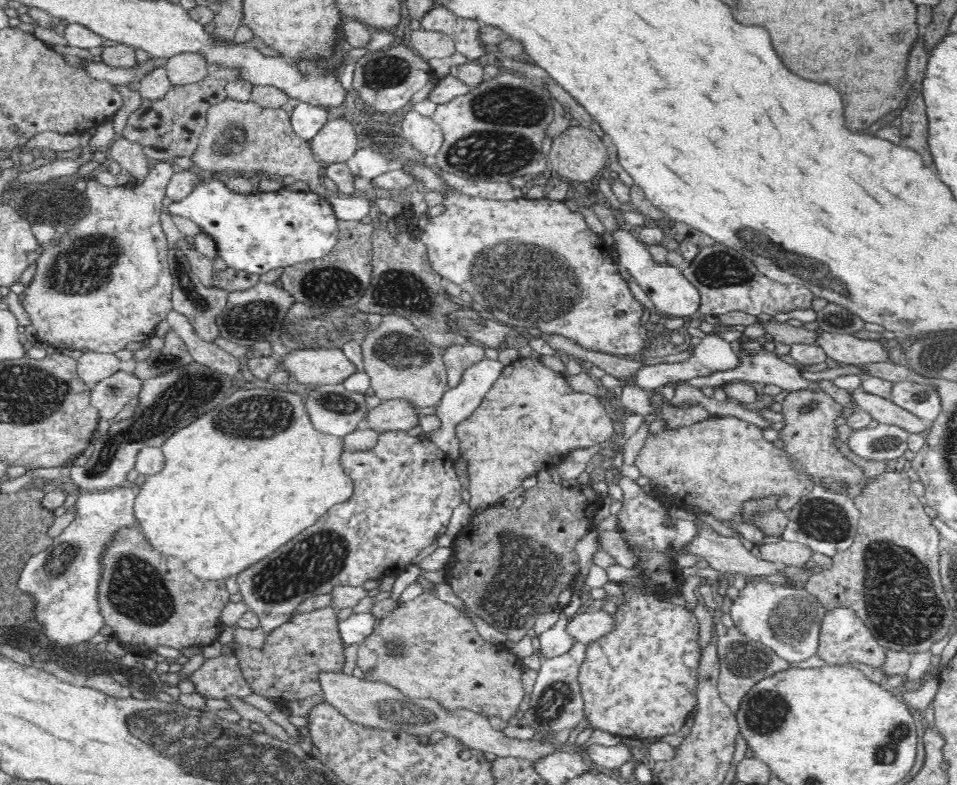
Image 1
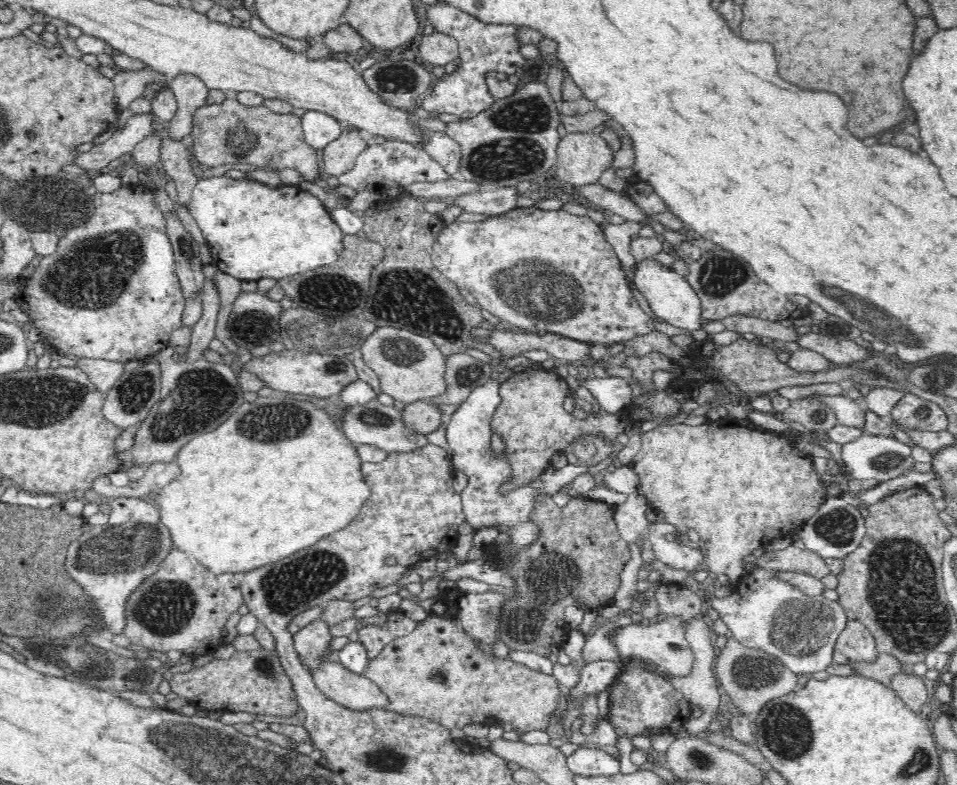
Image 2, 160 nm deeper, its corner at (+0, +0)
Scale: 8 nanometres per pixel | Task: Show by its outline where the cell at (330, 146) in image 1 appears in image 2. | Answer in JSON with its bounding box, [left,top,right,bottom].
[320,128,367,176]

